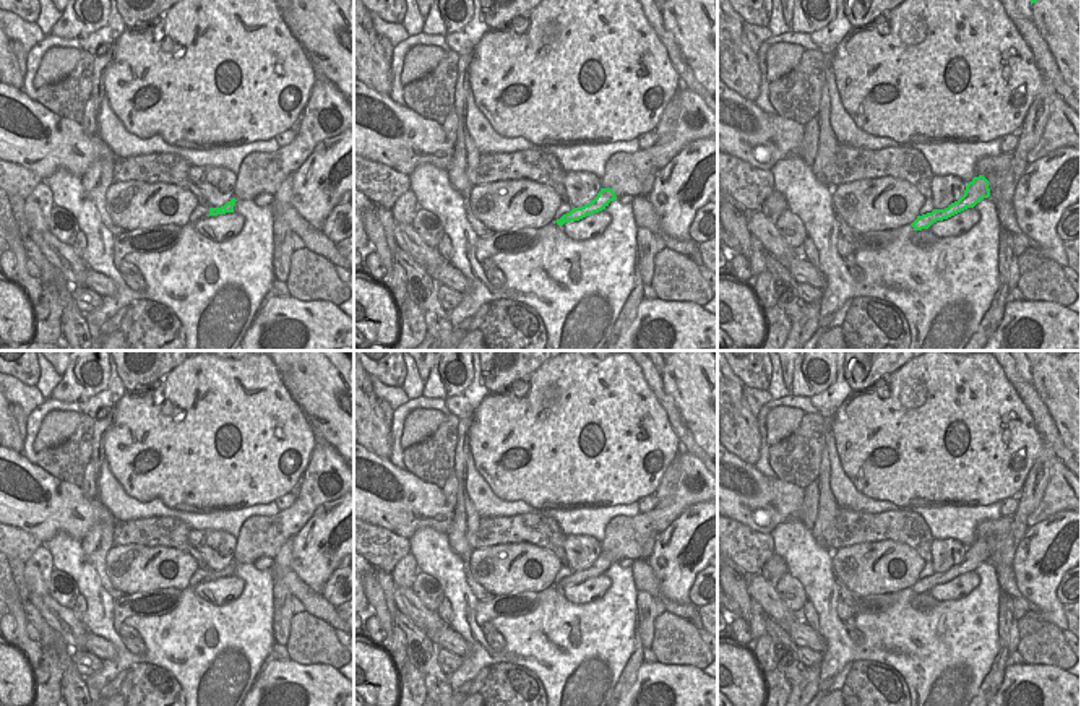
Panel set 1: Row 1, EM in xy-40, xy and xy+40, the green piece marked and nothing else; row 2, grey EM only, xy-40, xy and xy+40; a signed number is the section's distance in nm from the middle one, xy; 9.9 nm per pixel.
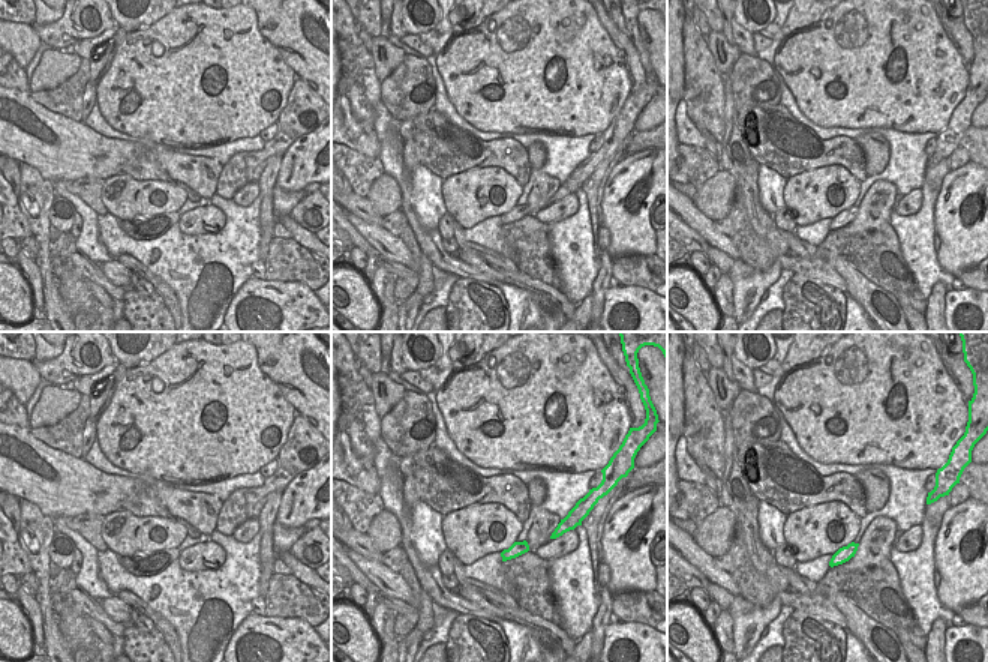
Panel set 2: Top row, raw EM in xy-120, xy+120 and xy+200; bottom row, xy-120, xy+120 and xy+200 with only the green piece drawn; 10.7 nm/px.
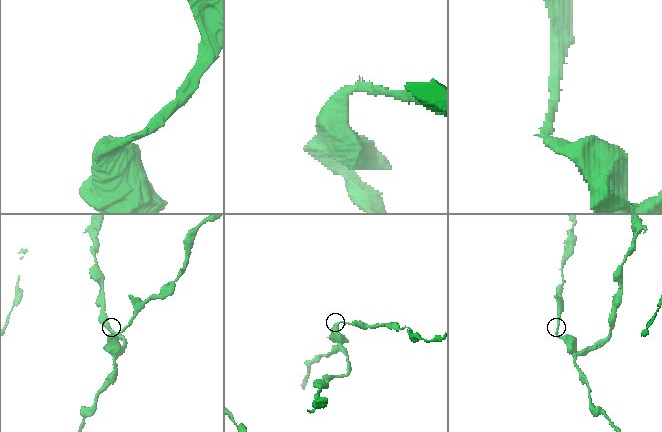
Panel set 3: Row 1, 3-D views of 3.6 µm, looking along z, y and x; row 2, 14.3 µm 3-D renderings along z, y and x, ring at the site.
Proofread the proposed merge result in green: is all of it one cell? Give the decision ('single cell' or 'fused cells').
single cell

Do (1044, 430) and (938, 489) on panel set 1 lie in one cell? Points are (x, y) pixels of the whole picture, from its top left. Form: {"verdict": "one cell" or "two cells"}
{"verdict": "two cells"}

